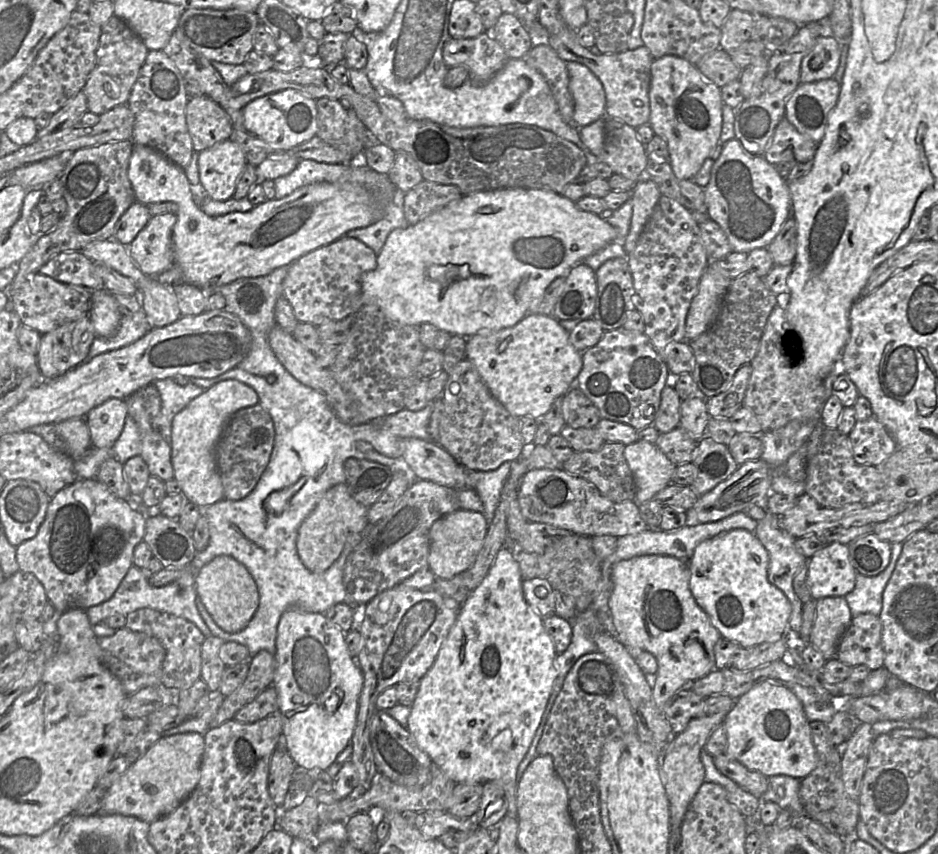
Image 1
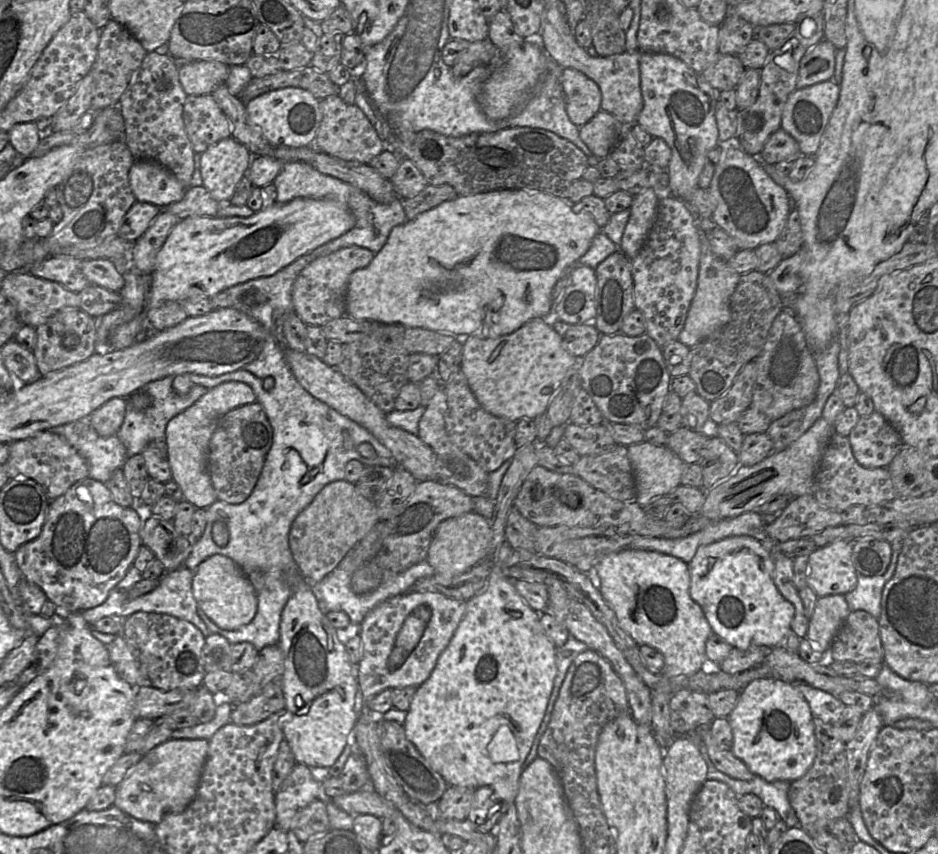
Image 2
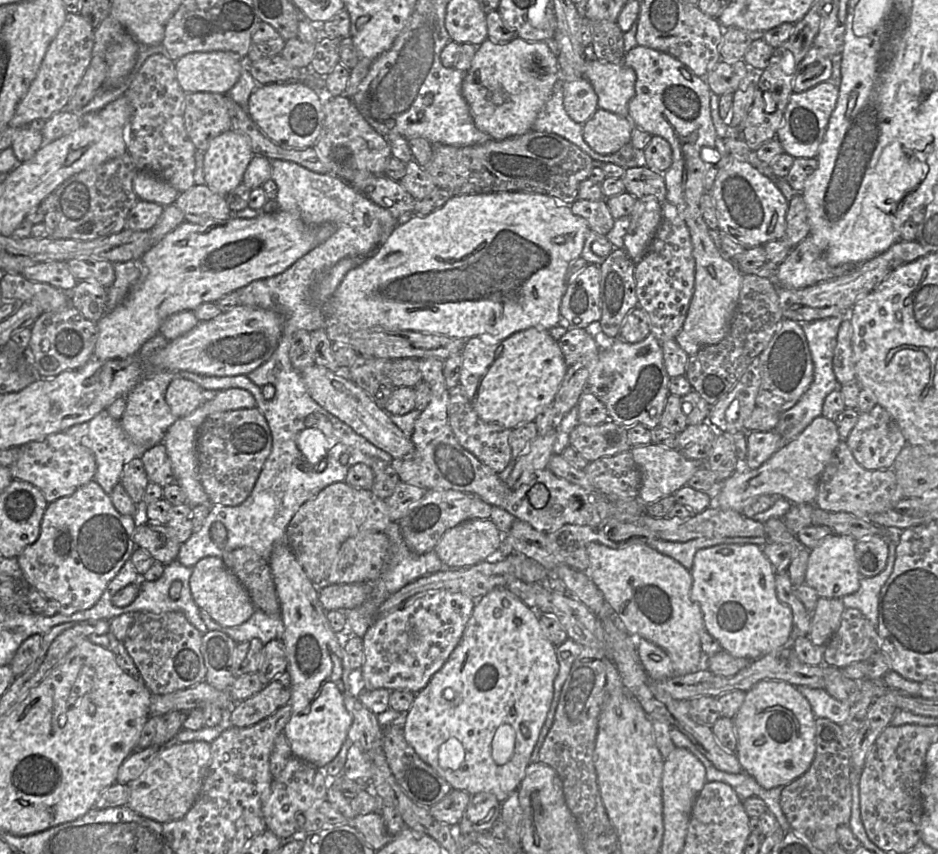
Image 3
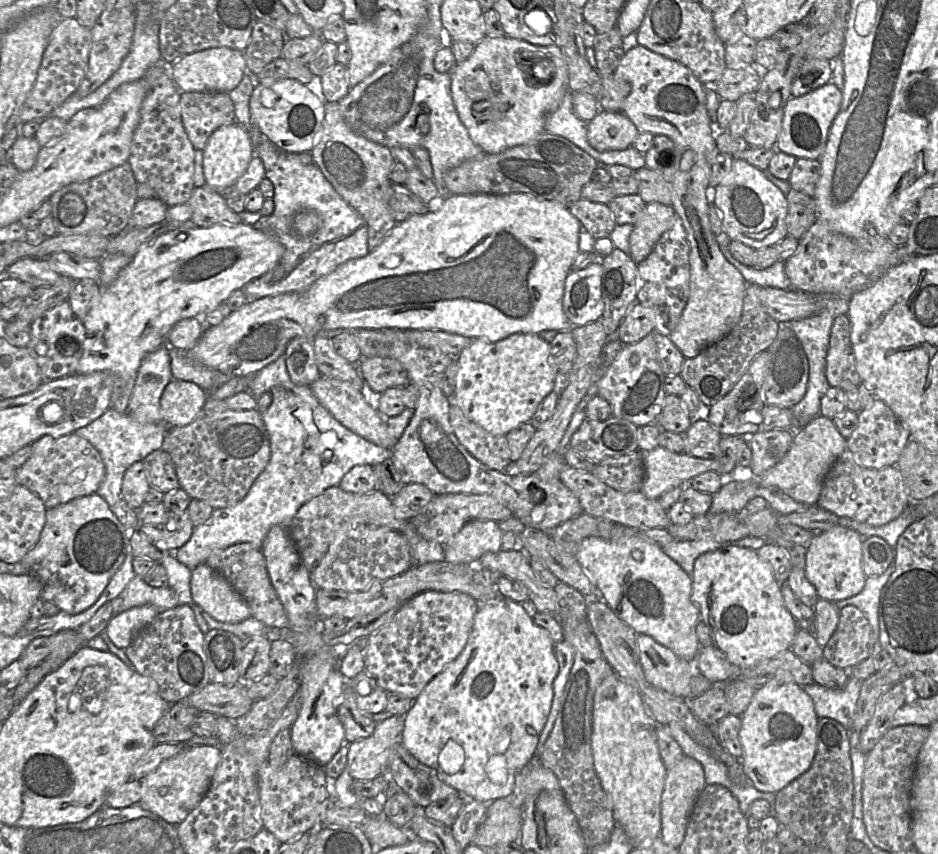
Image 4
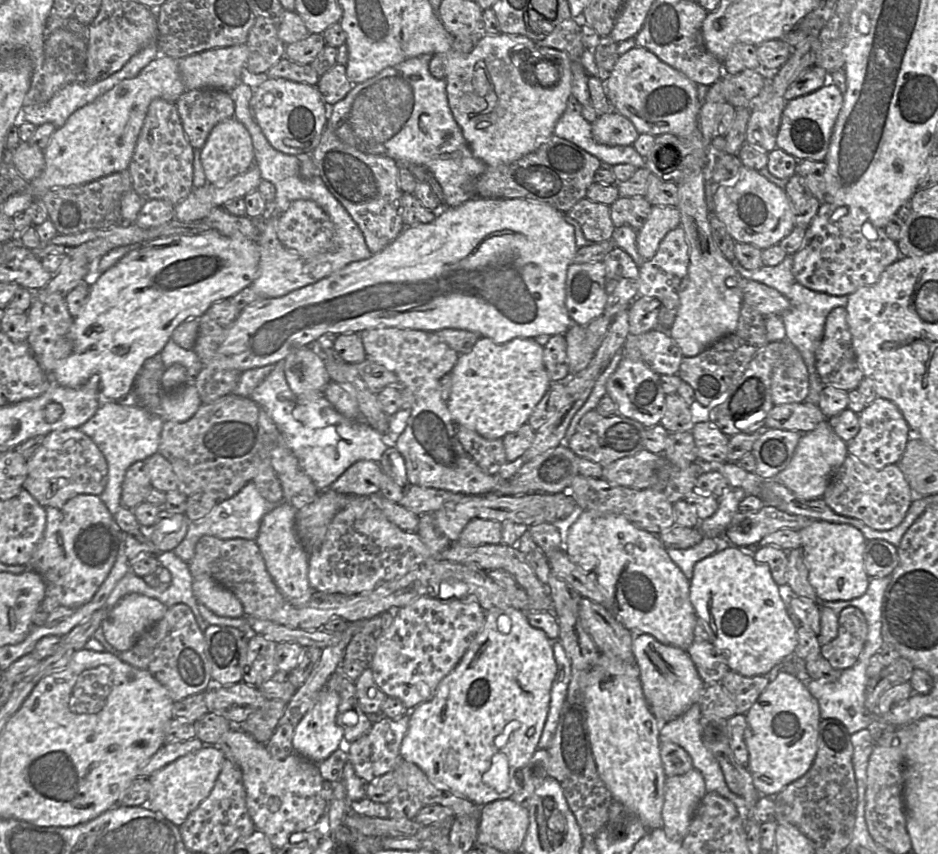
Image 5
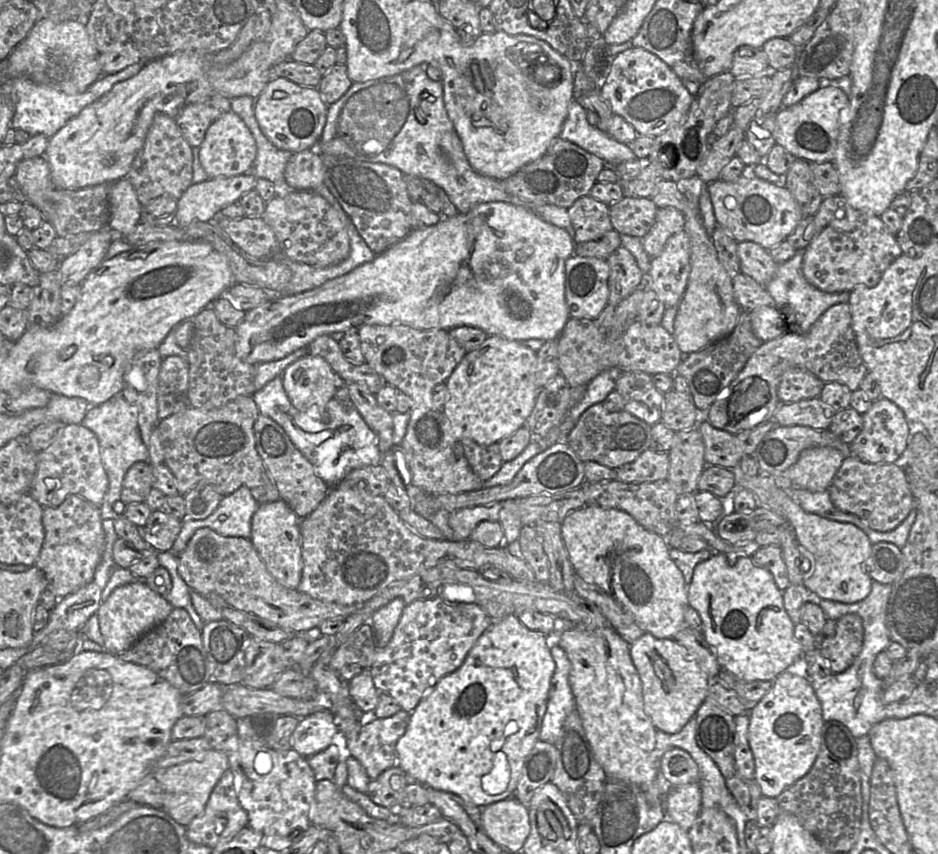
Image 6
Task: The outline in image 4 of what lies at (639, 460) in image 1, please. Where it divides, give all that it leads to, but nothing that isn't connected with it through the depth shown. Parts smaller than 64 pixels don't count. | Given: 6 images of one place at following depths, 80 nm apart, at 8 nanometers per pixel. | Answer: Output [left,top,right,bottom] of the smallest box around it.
[641,446,719,499]

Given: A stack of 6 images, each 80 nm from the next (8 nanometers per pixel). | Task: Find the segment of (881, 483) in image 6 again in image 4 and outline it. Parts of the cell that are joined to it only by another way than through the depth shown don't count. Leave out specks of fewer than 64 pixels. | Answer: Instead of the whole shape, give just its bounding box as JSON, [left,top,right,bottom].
[817,449,910,526]

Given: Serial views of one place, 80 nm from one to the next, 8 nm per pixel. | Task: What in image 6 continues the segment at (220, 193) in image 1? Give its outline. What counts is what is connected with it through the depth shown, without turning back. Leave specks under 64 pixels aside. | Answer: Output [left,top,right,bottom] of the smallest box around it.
[199,110,257,178]

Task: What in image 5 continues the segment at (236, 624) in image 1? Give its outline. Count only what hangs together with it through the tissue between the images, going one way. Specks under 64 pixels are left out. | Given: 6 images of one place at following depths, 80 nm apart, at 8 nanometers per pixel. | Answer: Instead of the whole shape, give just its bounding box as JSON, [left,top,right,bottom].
[192,575,245,618]

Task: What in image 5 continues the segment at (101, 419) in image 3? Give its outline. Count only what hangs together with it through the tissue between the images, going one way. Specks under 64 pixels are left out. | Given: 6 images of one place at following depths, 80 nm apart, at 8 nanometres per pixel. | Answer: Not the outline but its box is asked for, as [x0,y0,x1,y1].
[80,401,164,516]

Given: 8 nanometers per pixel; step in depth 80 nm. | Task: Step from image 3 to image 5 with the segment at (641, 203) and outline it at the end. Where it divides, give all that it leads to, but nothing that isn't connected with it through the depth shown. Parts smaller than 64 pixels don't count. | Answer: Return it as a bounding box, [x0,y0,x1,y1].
[637,206,680,261]

